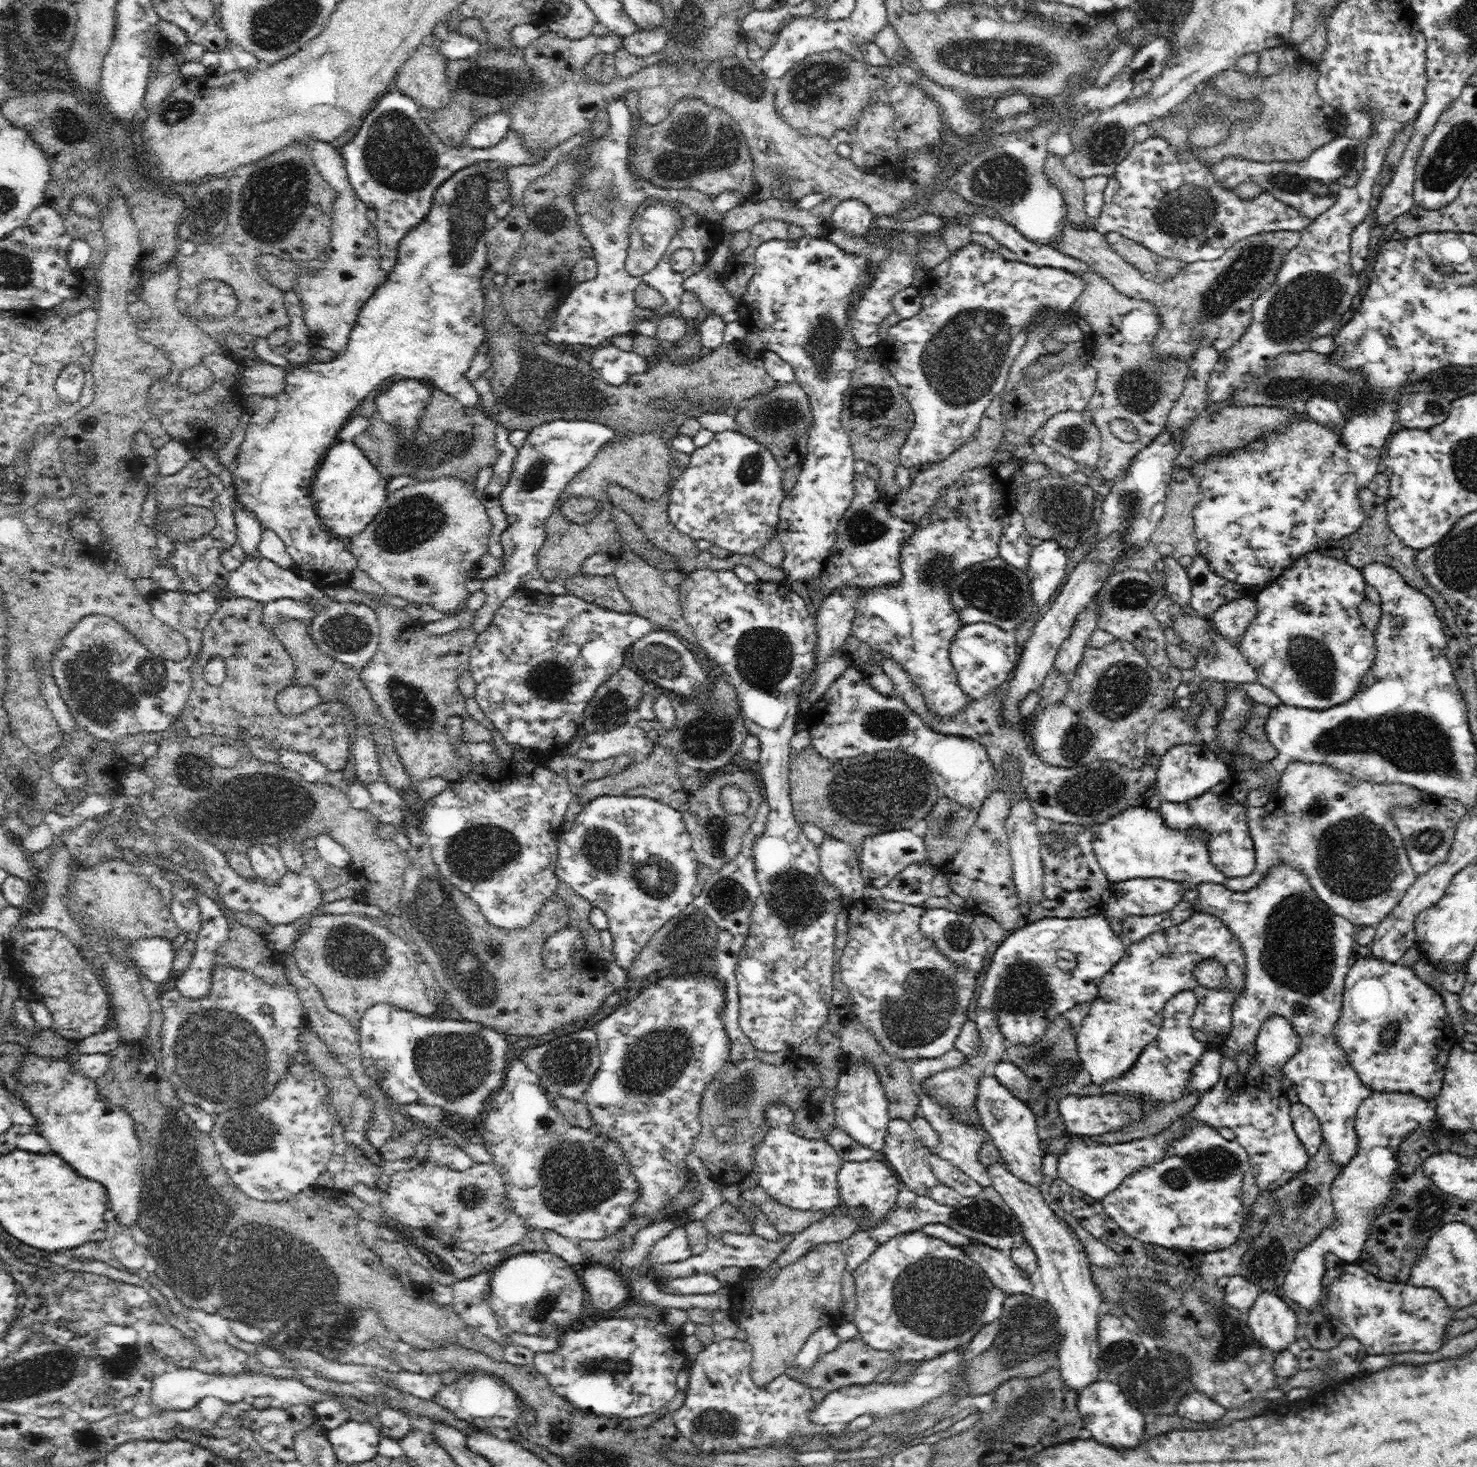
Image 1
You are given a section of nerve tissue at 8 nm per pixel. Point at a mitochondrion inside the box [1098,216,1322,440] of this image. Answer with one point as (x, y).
(1246, 272)

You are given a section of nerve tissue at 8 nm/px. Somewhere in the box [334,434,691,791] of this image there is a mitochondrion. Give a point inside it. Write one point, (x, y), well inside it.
(414, 520)

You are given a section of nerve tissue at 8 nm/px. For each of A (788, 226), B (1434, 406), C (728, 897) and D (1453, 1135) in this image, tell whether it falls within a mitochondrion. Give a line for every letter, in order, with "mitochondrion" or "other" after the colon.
A: other
B: mitochondrion
C: mitochondrion
D: other

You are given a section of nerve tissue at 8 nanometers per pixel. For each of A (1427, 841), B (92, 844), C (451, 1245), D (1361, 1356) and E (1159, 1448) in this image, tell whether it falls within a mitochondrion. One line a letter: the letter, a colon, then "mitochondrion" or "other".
A: mitochondrion
B: other
C: other
D: other
E: other

